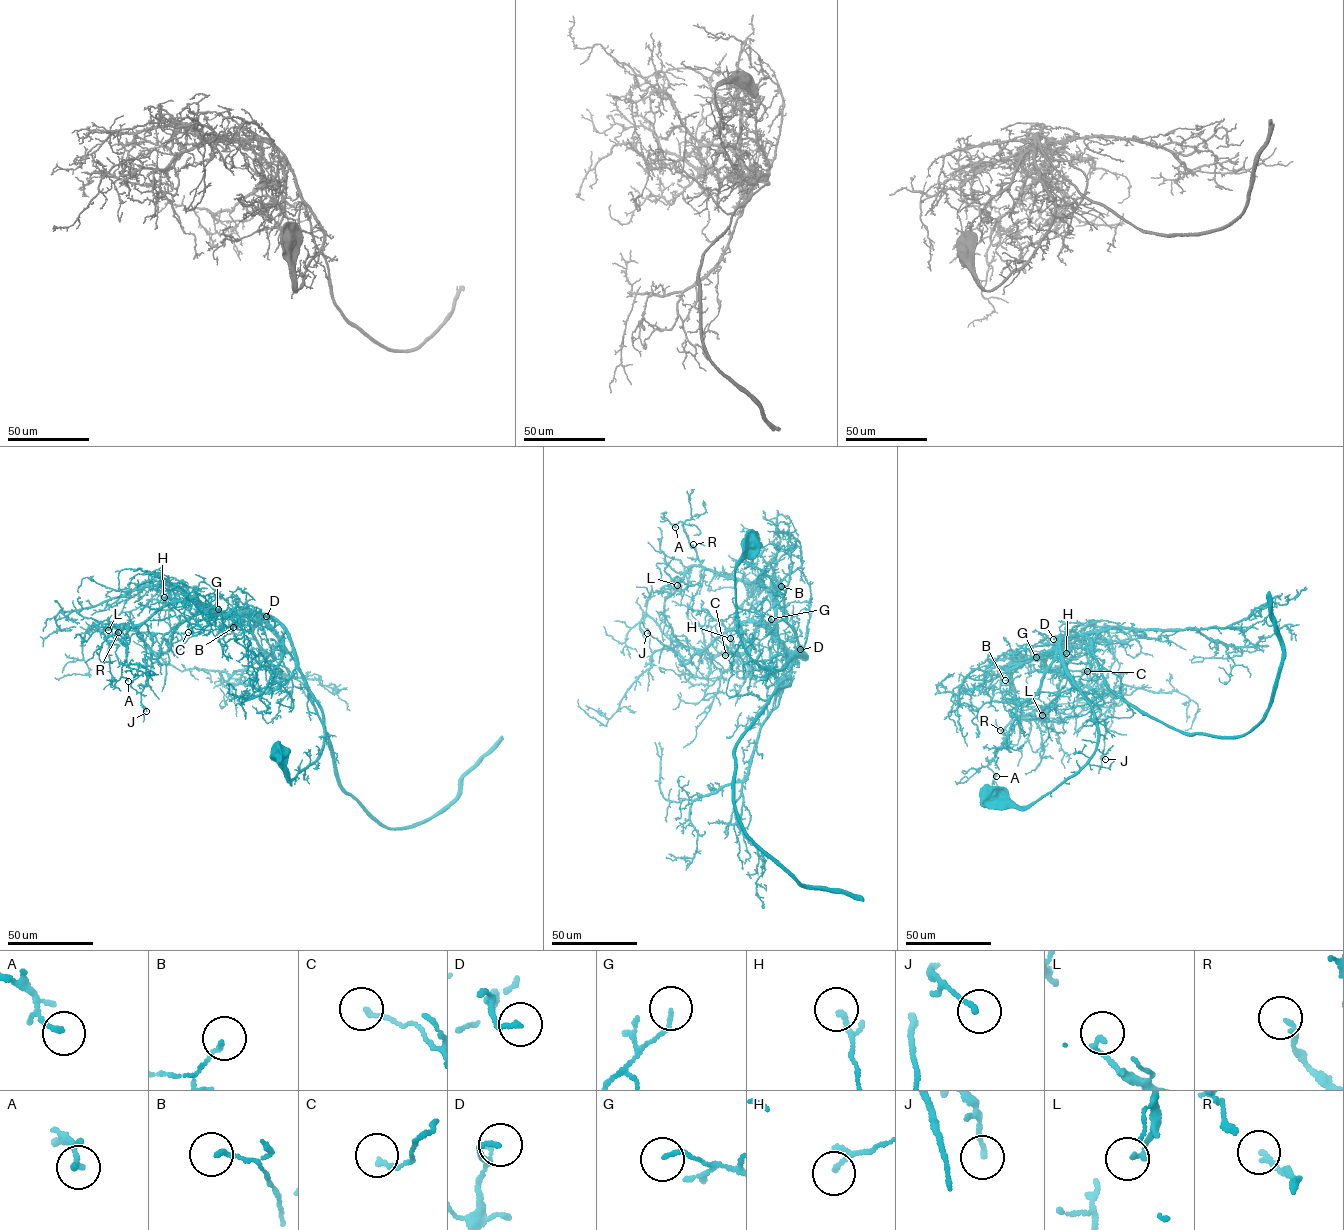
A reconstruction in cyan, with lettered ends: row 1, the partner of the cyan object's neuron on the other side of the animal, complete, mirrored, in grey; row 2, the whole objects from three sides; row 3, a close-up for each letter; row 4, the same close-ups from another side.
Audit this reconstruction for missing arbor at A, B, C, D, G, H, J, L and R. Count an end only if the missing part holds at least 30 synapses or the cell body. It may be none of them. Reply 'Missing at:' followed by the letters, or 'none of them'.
Missing at: none of them

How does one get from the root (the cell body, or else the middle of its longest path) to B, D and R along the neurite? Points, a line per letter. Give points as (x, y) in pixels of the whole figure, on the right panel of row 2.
B: (990, 793), (1035, 803), (1081, 769), (1097, 735), (1060, 636), (1005, 680)
D: (990, 793), (1020, 806), (1033, 803), (1074, 775), (1095, 751), (1094, 710), (1067, 669), (1062, 640), (1053, 639)
R: (990, 793), (1033, 803), (1095, 751), (1095, 712), (1067, 669), (1061, 637), (1010, 667), (1016, 709), (1000, 730)

